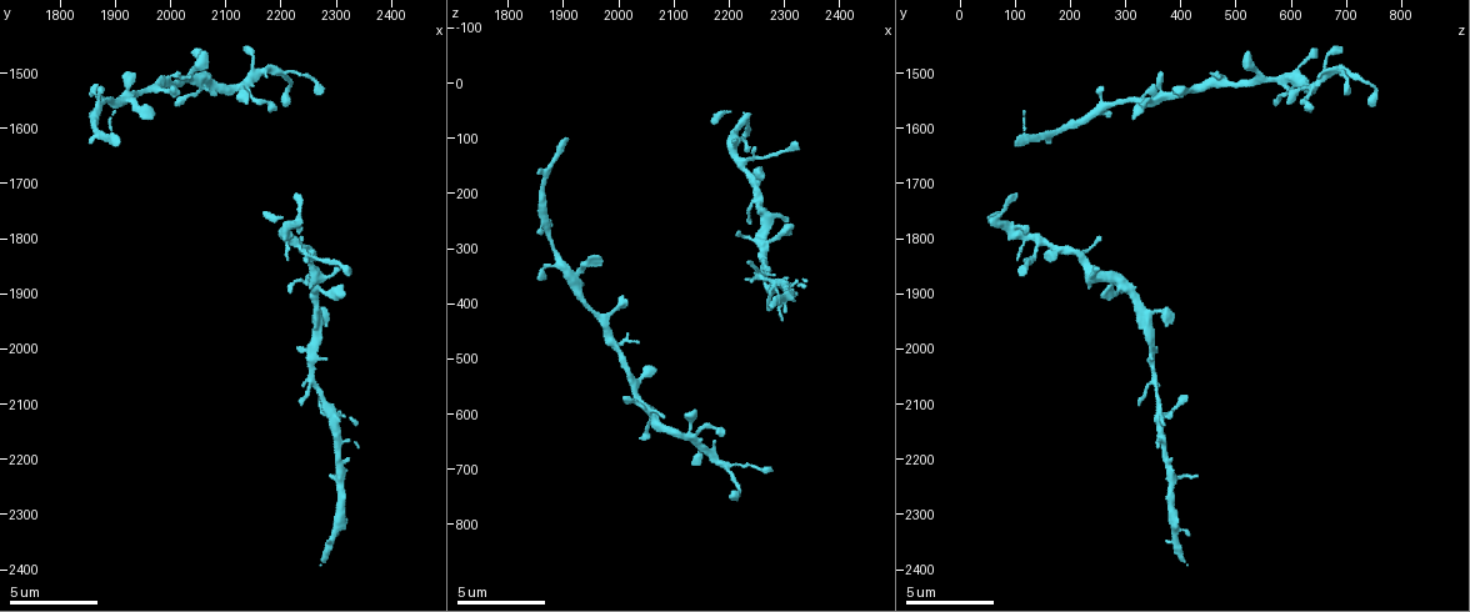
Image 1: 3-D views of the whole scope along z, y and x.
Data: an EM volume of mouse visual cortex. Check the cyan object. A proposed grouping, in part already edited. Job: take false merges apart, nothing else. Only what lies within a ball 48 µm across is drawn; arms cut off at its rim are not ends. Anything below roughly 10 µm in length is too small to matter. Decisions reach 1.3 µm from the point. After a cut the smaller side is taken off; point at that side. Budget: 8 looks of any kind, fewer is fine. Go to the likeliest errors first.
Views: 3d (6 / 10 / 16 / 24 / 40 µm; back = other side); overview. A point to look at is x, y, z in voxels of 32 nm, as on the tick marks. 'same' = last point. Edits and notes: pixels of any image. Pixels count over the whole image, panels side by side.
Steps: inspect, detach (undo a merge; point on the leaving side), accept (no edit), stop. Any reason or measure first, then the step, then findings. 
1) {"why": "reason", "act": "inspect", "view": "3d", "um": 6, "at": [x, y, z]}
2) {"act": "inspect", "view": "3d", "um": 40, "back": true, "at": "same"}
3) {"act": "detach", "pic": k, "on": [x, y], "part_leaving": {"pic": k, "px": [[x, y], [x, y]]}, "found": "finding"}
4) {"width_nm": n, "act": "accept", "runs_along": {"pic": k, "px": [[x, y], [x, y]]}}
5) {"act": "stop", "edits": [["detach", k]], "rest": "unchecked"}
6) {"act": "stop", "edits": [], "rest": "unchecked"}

{"act": "inspect", "view": "3d", "um": 6, "at": [2260, 2030, 345]}

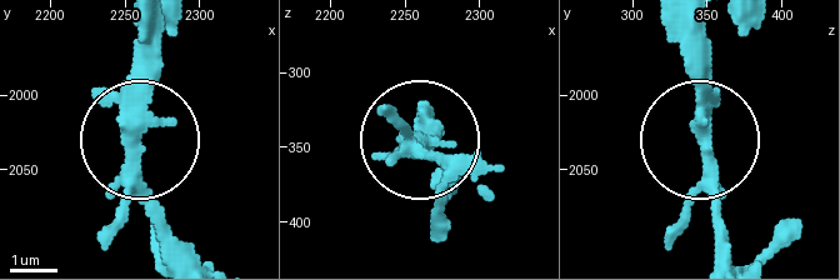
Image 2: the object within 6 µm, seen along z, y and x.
{"act": "inspect", "view": "3d", "um": 6, "back": true, "at": [2256, 2032, 348]}

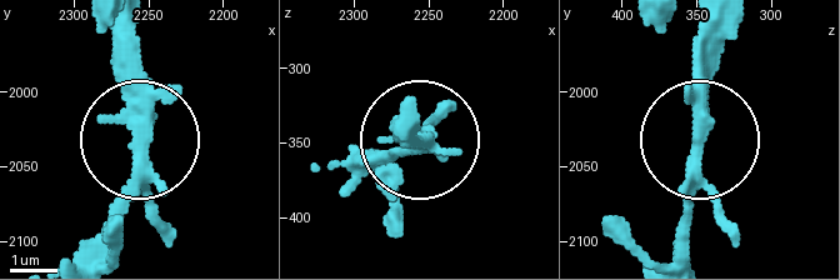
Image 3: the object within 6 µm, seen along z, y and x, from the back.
{"act": "accept", "runs_along": {"pic": 3, "px": [[734, 23], [703, 71], [690, 250]]}, "found": "continuous, no second neuron"}

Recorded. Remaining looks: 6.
{"why": "sudden change in width", "act": "inspect", "view": "3d", "um": 6, "at": [1960, 1530, 425]}

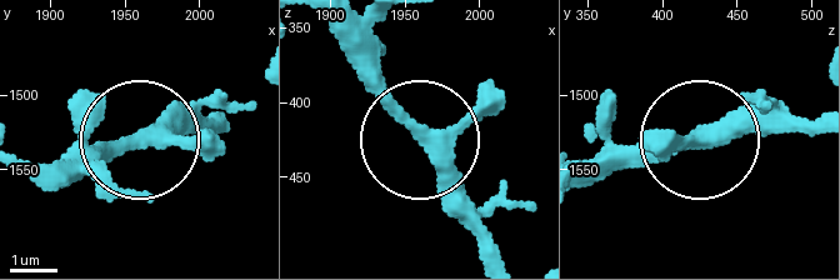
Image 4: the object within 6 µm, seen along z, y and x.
{"width_nm": 290, "act": "accept", "found": "all the same neuron"}

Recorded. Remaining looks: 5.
{"why": "three arms meet", "act": "inspect", "view": "3d", "um": 16, "at": [2025, 1510, 555]}

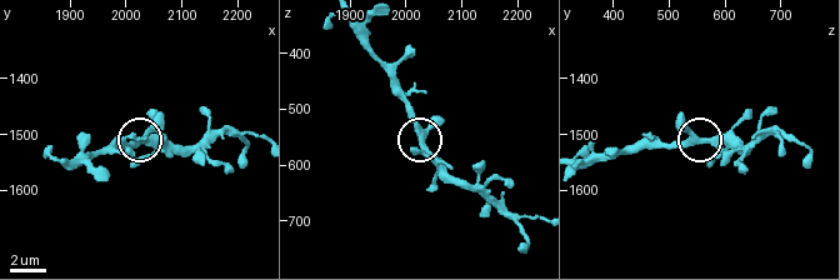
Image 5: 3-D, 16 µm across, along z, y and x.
{"arms": 3, "act": "accept", "found": "one neuron here"}

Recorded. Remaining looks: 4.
{"why": "two arms in line, one across", "act": "inspect", "view": "3d", "um": 16, "at": [1885, 1545, 315]}

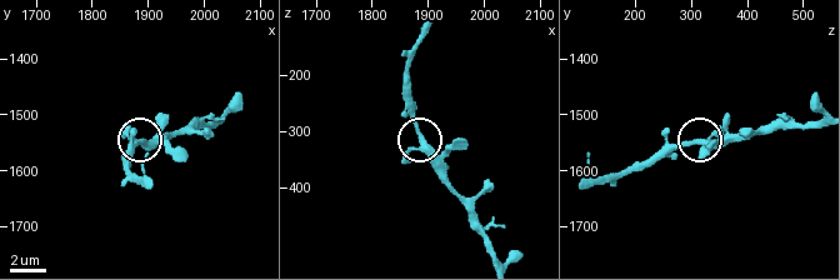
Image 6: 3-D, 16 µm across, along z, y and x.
{"width_nm": 310, "act": "accept", "found": "all the same neuron"}

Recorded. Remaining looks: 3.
{"act": "stop", "edits": [], "rest": "unchecked"}

